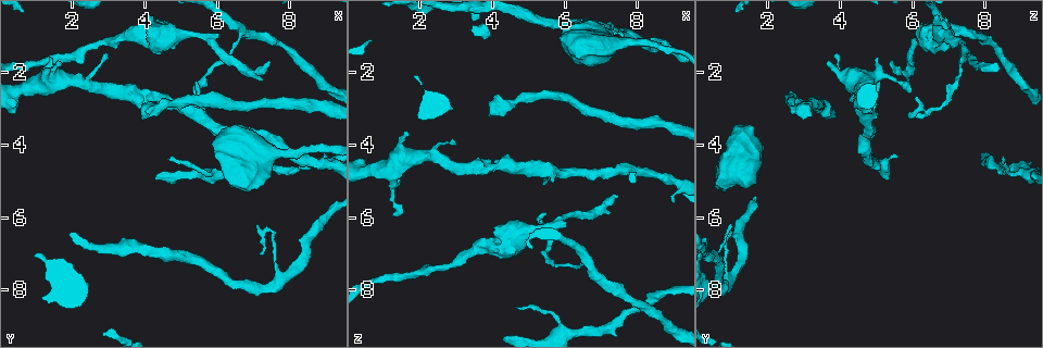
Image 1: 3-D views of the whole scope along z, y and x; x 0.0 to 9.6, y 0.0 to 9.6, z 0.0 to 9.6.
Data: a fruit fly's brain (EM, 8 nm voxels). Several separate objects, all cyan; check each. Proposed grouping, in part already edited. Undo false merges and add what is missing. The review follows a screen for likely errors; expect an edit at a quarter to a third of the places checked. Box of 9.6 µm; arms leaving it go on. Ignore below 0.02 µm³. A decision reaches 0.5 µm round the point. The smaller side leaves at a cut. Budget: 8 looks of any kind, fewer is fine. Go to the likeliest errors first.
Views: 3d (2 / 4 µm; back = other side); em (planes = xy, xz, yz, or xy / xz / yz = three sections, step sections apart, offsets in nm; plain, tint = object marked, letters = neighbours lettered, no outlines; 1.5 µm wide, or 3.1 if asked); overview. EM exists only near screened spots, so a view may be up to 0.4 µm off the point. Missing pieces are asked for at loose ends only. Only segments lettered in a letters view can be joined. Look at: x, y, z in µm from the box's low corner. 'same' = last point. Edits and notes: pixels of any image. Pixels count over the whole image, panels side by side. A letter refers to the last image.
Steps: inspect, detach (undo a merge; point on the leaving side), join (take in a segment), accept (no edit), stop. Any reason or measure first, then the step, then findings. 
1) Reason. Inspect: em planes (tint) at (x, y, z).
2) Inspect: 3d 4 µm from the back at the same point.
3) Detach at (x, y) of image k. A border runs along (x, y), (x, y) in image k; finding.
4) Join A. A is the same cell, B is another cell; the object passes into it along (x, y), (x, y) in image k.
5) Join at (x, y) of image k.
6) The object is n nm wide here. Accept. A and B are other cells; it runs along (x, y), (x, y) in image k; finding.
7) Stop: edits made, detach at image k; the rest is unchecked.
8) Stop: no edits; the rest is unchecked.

Branch stops here. Inspect: em yz step 4 (letters) at (1.40, 2.55, 5.90).

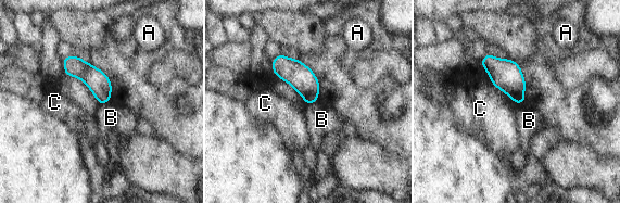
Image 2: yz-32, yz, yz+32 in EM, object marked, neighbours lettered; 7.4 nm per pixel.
Accept. A, B and C are other cells; a border runs along (317, 100), (305, 104) in image 2; none of them fits.

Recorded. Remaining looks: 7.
Inspect: 3d 2 µm at (1.60, 1.65, 3.65).

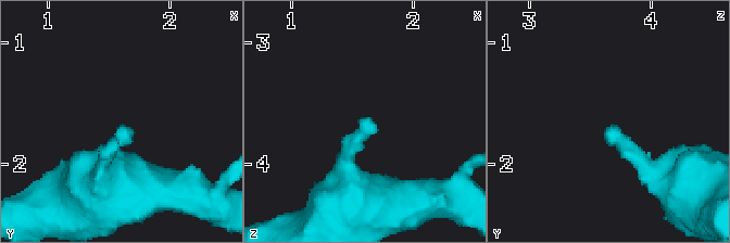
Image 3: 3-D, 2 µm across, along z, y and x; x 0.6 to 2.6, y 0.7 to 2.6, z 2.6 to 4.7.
Need the tissue. Inspect: em planes (letters) at (1.62, 1.70, 3.64).

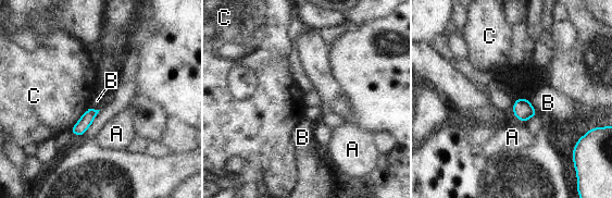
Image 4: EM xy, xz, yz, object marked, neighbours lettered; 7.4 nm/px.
The longest contact is with C, 220 nm. Accept. A, B and C are other cells; a border runs along (88, 108), (70, 128) in image 4; none of them fits.

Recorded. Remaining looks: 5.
Side arm on a straight run. Inspect: em planes (letters) at (6.70, 0.85, 7.20).

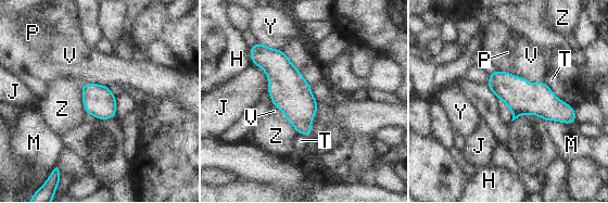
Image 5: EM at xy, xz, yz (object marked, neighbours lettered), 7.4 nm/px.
The longest contact is with V, 380 nm. Accept. H, J, M, P, T, V, Y and Z are other cells; it runs along (491, 77), (573, 119) in image 5; continuous, no second neuron.

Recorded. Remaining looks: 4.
Stop: no edits; the rest is unchecked.

